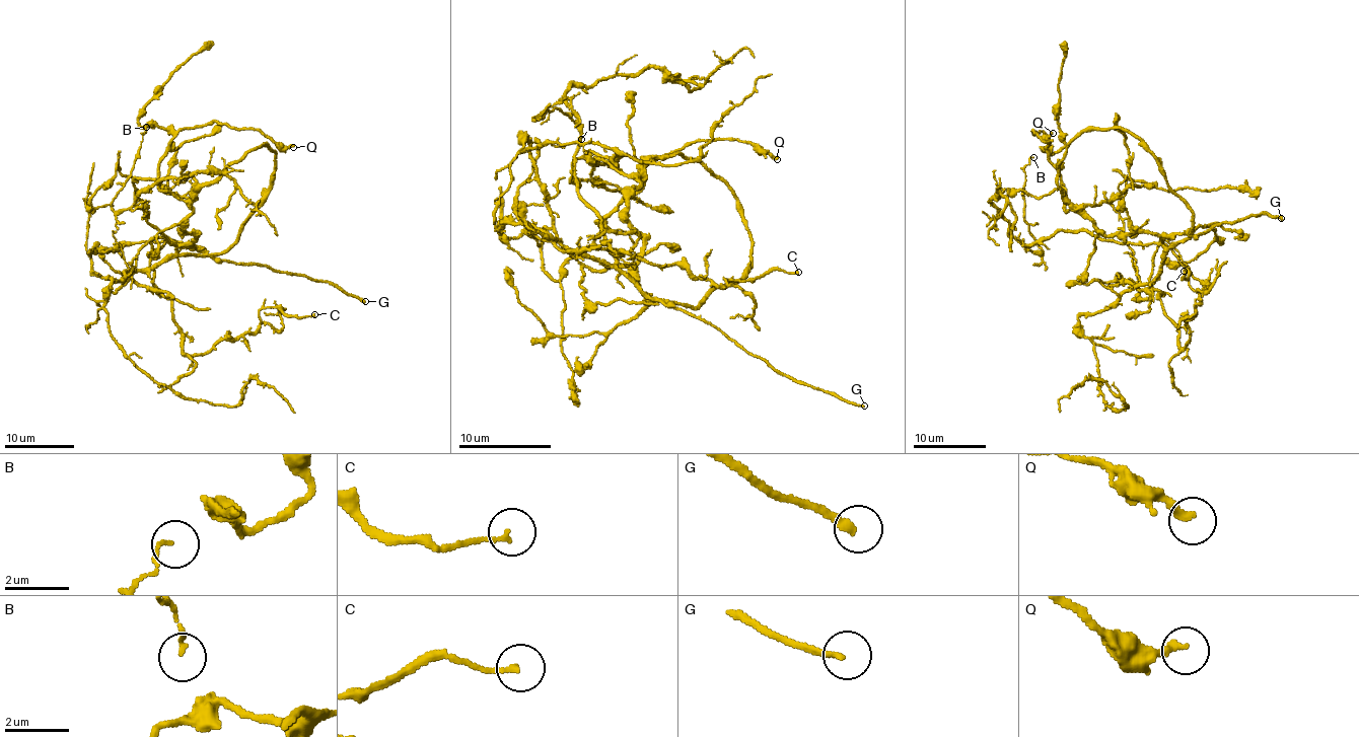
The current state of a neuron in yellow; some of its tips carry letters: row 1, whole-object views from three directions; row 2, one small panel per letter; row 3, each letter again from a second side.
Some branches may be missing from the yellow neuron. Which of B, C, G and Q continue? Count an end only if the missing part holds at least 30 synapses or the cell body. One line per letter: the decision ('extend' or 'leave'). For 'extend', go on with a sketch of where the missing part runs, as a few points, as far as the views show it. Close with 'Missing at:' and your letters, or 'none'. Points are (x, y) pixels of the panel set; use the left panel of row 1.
B: leave
C: leave
G: extend
Q: leave
Missing at: G

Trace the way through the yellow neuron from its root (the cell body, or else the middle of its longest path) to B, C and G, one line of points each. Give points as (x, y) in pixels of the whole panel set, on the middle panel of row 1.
B: (564, 244), (616, 265), (601, 216), (576, 189), (579, 121), (562, 102), (532, 119), (559, 111), (581, 139)
C: (564, 244), (555, 242), (566, 250), (609, 242), (622, 255), (683, 264), (722, 287), (725, 278), (798, 272)
G: (564, 244), (580, 248), (625, 273), (650, 296), (657, 296), (675, 309), (710, 321), (784, 374), (864, 406)

